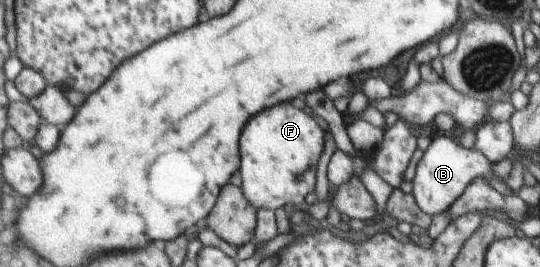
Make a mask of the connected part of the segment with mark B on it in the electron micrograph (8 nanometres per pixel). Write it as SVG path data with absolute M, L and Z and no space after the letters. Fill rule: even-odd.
M448 136L431 140L419 161L413 180L413 195L420 210L427 215L442 214L449 210L454 201L466 190L476 177L484 177L490 186L504 195L514 193L510 187L493 173L492 162L478 149L466 149Z

